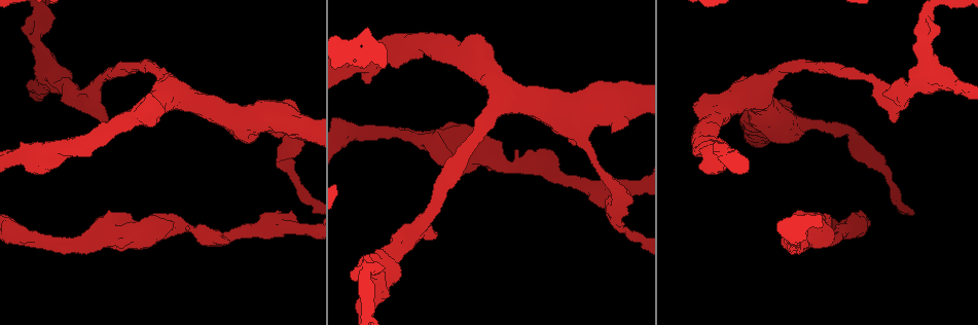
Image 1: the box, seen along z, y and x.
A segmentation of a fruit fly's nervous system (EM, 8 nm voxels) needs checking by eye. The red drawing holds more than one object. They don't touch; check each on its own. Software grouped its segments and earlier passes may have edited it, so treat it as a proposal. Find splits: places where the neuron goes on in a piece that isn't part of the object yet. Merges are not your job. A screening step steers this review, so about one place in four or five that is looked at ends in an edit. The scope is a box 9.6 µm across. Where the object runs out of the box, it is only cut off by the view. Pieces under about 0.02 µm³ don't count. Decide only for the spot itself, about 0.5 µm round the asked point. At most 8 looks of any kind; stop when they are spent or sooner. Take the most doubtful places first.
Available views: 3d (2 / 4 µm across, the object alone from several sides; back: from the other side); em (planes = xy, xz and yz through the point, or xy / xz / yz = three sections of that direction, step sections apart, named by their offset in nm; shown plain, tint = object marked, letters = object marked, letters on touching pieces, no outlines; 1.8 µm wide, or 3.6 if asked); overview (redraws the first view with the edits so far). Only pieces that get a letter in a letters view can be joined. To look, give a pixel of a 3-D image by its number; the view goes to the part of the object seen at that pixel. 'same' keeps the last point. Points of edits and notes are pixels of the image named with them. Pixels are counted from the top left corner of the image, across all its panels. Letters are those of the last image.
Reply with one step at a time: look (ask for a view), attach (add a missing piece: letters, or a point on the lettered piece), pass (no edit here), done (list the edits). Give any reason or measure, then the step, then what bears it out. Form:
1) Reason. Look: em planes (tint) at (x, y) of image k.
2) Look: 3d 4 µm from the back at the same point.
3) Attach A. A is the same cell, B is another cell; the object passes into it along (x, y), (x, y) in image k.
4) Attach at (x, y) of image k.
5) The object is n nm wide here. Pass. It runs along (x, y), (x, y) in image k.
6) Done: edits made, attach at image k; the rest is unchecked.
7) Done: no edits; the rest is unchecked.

Branch stops here. Look: 3d 2 µm at (26, 26) of image 1.

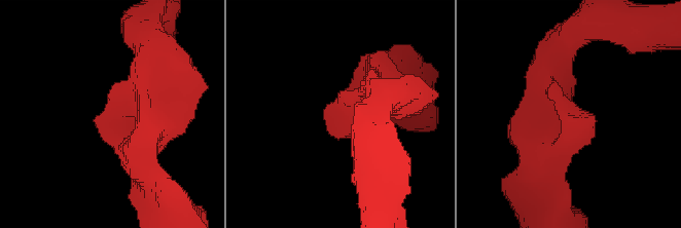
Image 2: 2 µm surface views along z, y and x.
Need the tissue. Look: em xz step 8 (letters) at (336, 138) of image 2.

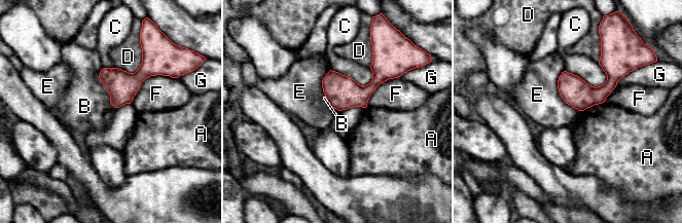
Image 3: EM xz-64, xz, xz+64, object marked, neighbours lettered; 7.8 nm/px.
Pass. A, B, C, D, E, F and G are other cells; a border runs along (564, 70), (559, 95), (578, 111) in image 3; none of them fits.

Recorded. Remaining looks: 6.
Stops while still wide. Look: 3d 4 µm at (791, 141) of image 1.

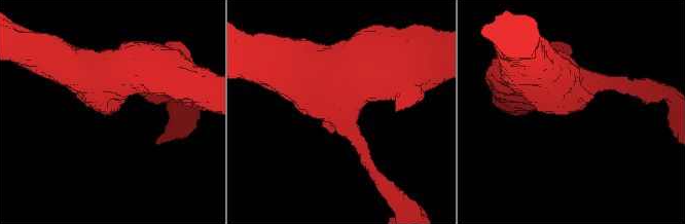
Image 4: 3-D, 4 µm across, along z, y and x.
Shape alone is not enough. Look: em 3.6 µm yz step 8 (tint) at (111, 111) of image 4.

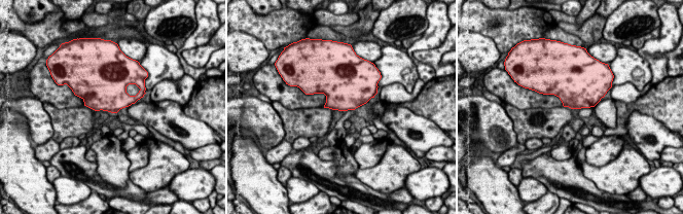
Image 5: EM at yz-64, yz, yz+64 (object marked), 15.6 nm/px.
Look: em 3.6 µm planes (letters) at the same point.

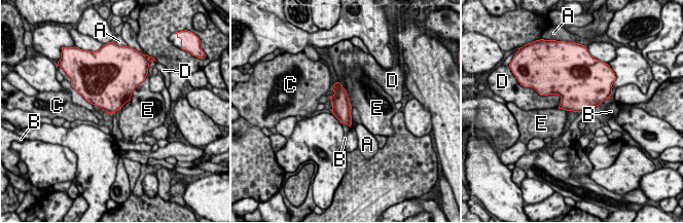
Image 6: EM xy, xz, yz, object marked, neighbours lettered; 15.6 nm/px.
Pass. A, B, C, D and E are other cells; a border runs along (338, 81), (346, 90), (352, 107) in image 6; no lettered piece goes on from it.

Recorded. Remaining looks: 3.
Thick end. Look: 3d 4 µm at (892, 121) of image 1.

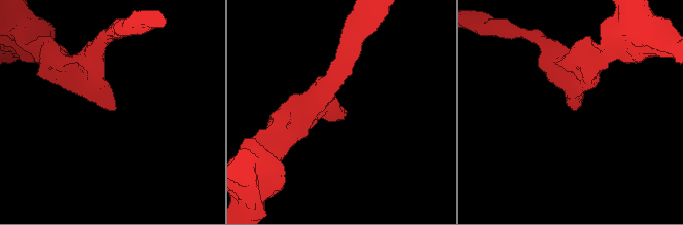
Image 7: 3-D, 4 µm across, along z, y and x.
Need the tissue. Look: em planes (tint) at (573, 109) of image 7.

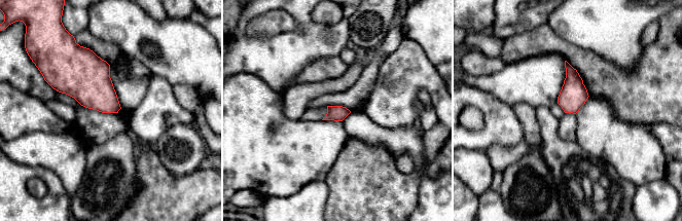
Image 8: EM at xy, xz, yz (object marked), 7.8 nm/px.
Look: em planes (letters) at the same point.

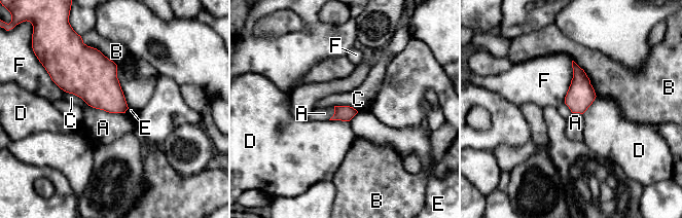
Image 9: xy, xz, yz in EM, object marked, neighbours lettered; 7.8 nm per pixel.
Pass. A, B, C, D, E and F are other cells; a border runs along (87, 104), (109, 112), (124, 113) in image 9; no lettered piece goes on from it.

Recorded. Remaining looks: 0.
Done: no edits; the rest is unchecked.

